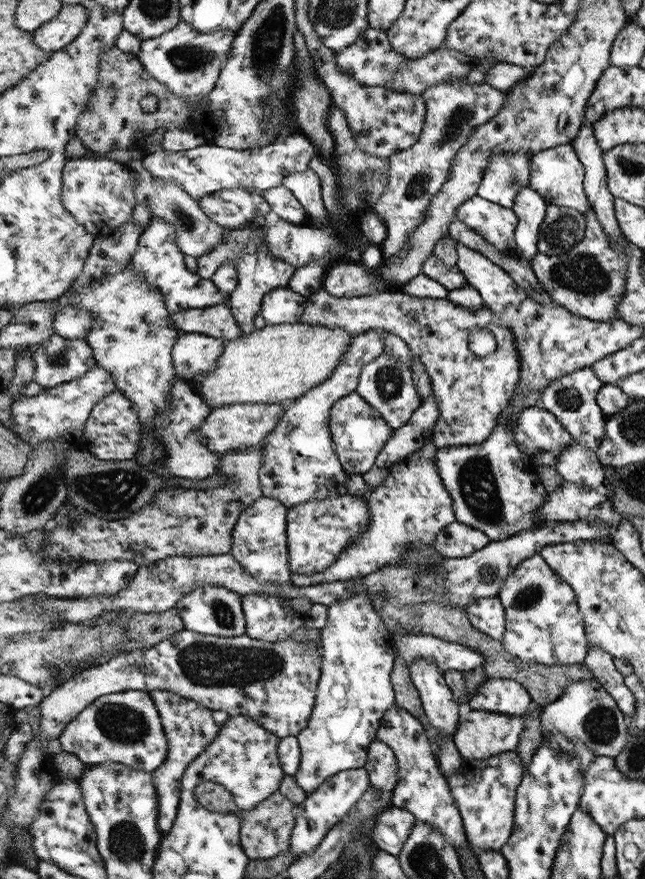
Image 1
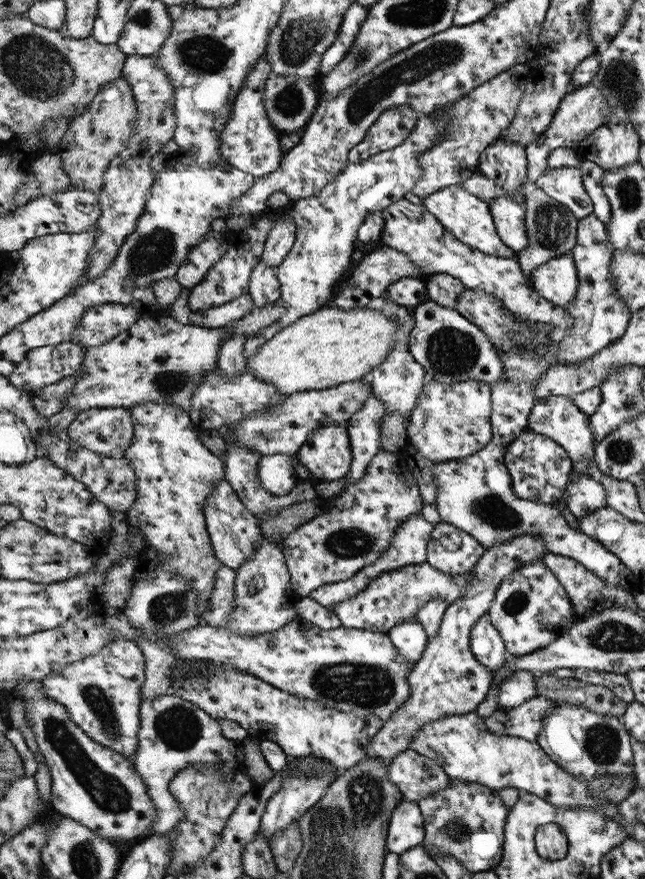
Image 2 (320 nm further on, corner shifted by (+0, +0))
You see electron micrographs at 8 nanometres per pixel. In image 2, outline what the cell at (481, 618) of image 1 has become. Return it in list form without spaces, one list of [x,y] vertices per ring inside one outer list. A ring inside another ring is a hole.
[[[488,613],[480,617],[473,626],[470,637],[471,649],[480,663],[492,671],[502,668],[509,657],[506,643],[494,623],[490,621]]]

